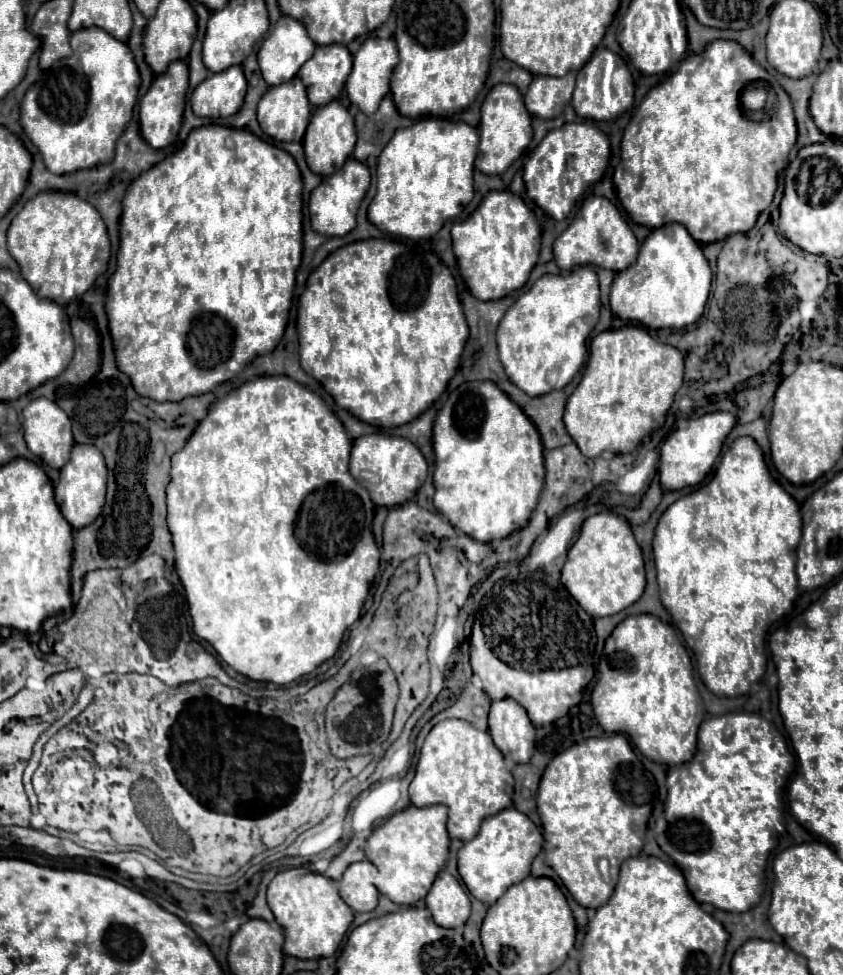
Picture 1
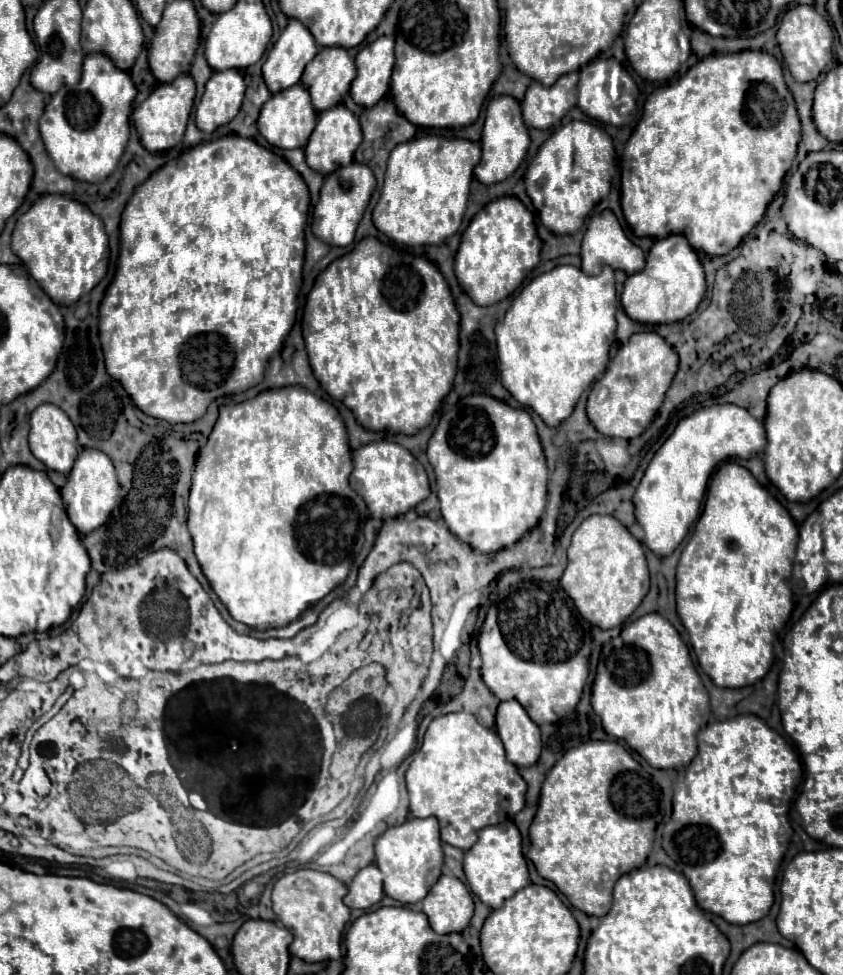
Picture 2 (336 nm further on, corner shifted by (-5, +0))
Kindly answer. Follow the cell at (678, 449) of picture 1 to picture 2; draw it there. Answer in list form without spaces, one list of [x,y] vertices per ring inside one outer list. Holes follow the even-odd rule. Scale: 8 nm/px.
[[[716,404],[682,418],[672,436],[652,458],[636,494],[636,520],[644,528],[644,546],[658,556],[668,556],[684,540],[690,524],[700,514],[710,476],[728,458],[750,458],[762,454],[766,430],[748,410],[734,404]]]

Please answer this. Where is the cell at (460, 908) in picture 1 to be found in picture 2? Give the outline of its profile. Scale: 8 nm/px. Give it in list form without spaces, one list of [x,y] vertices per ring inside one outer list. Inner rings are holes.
[[[442,874],[424,898],[424,914],[438,934],[462,932],[474,914],[474,902],[468,888],[452,874]]]

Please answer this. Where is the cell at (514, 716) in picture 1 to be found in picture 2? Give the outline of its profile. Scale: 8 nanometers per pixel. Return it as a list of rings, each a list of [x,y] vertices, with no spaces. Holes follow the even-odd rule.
[[[500,702],[496,714],[496,732],[504,742],[506,758],[516,766],[532,766],[540,756],[540,728],[516,702]]]

